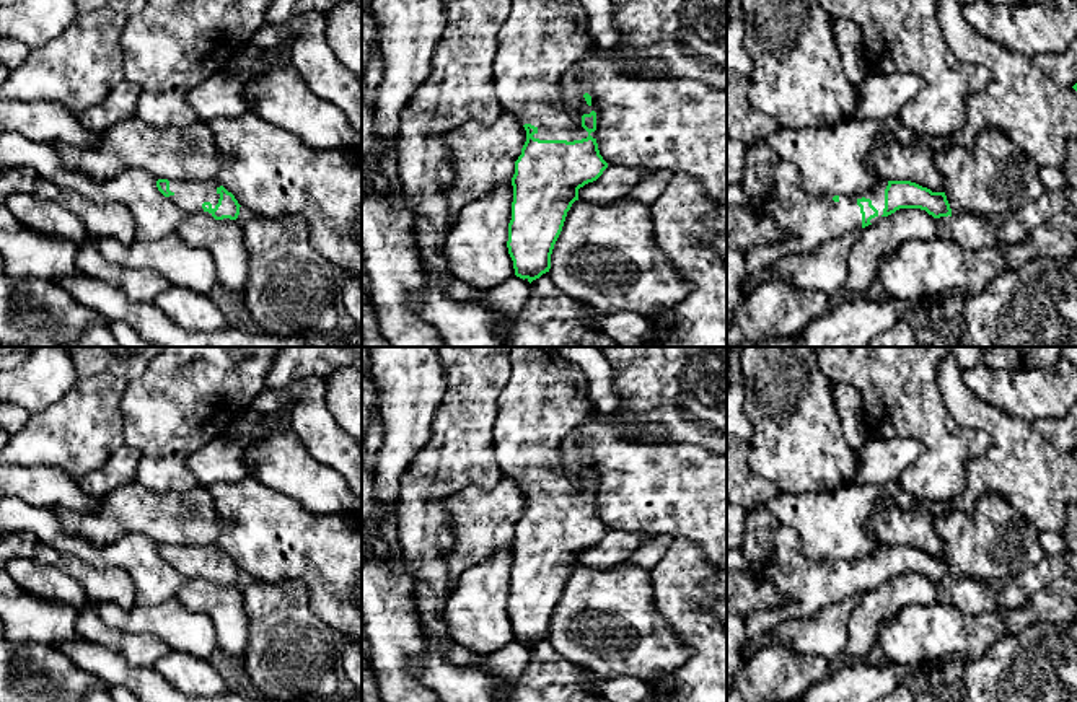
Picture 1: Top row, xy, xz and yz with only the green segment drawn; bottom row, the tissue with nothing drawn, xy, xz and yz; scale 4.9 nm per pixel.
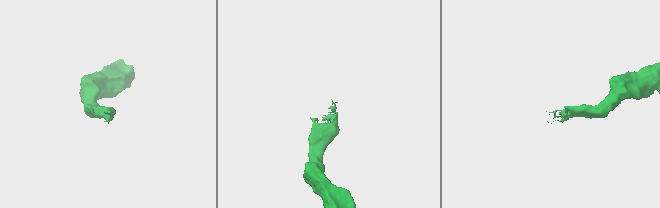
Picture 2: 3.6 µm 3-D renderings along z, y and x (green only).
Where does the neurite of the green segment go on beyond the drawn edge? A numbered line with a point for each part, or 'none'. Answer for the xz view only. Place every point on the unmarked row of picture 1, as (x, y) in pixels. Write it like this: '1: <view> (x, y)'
1: xz (546, 398)

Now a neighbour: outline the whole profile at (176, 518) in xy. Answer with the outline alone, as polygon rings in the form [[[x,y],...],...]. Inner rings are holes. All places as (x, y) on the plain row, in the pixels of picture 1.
[[[137,480],[111,490],[93,513],[73,513],[70,508],[52,508],[68,534],[81,536],[88,542],[104,547],[124,534],[138,533],[156,544],[168,546],[217,546],[220,536],[231,526],[222,518],[204,487],[191,492],[155,492]]]

